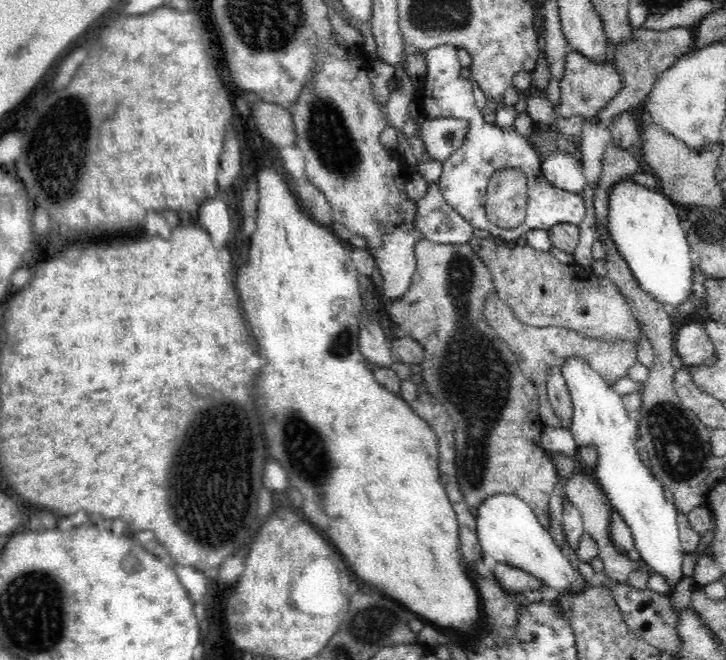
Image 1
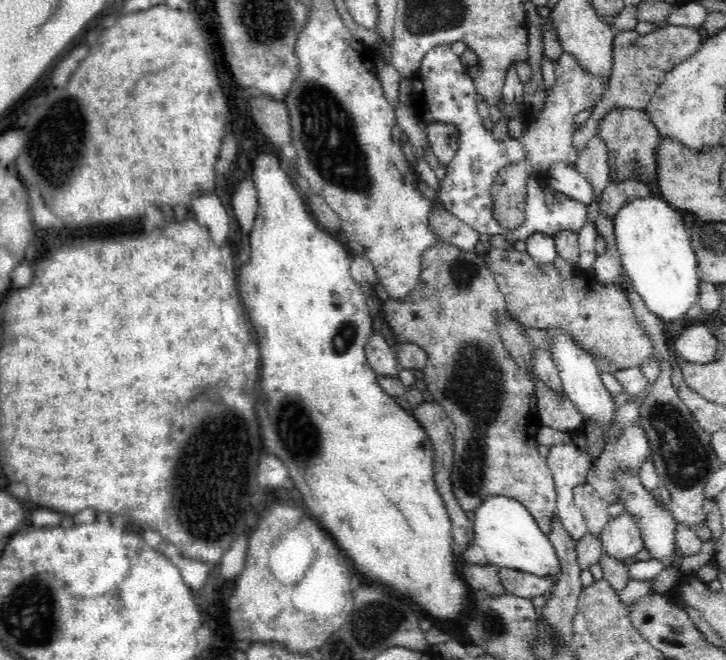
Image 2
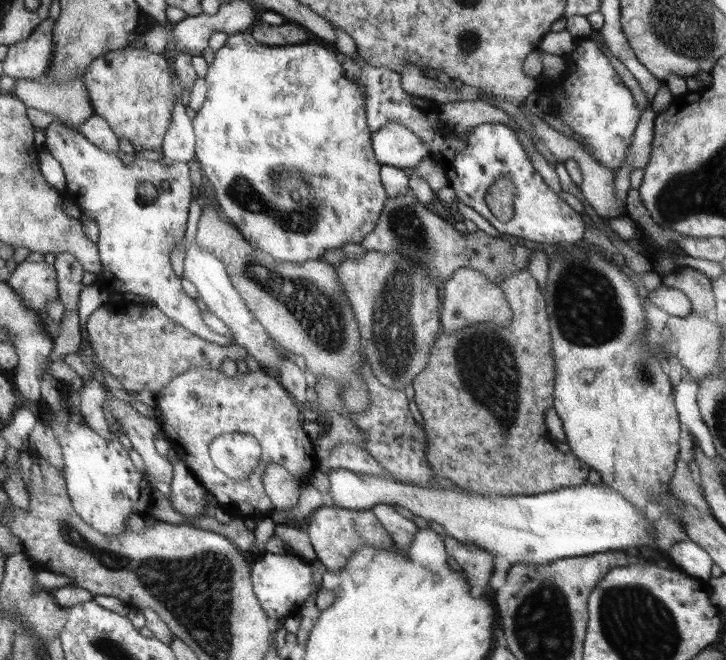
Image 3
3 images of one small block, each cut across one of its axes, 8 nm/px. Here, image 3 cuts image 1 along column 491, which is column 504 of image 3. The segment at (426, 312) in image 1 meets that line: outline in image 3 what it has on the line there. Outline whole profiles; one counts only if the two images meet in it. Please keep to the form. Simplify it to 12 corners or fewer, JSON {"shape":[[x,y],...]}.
{"shape":[[543,292],[439,332],[411,382],[437,476],[481,496],[581,486],[545,430]]}

